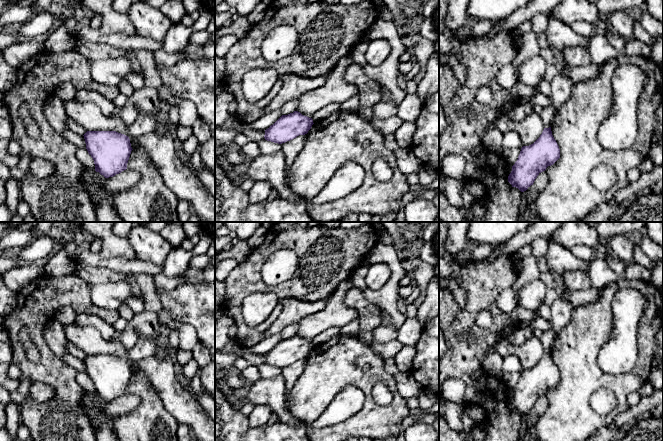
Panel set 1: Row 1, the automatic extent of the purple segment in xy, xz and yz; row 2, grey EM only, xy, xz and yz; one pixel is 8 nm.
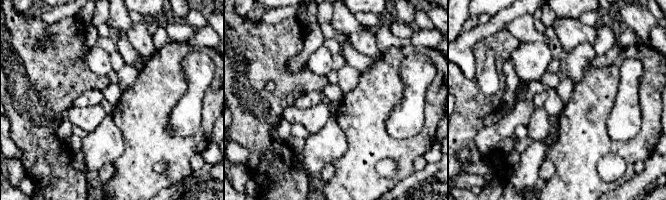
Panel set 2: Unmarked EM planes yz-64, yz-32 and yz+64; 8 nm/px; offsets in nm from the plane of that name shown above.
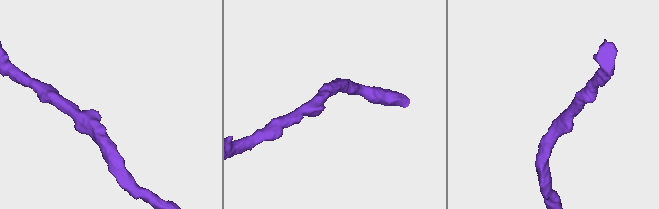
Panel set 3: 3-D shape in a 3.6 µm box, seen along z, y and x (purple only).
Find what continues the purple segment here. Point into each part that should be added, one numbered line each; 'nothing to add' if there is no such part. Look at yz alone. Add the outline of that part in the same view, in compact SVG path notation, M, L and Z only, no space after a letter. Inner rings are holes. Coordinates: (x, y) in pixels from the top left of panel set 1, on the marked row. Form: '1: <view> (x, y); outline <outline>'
nothing to add

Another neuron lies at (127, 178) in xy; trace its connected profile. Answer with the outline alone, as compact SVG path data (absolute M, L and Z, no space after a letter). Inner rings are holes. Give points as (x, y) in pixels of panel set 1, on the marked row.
M126 169L113 177L105 178L103 188L108 193L118 193L137 184L140 178L138 171Z

